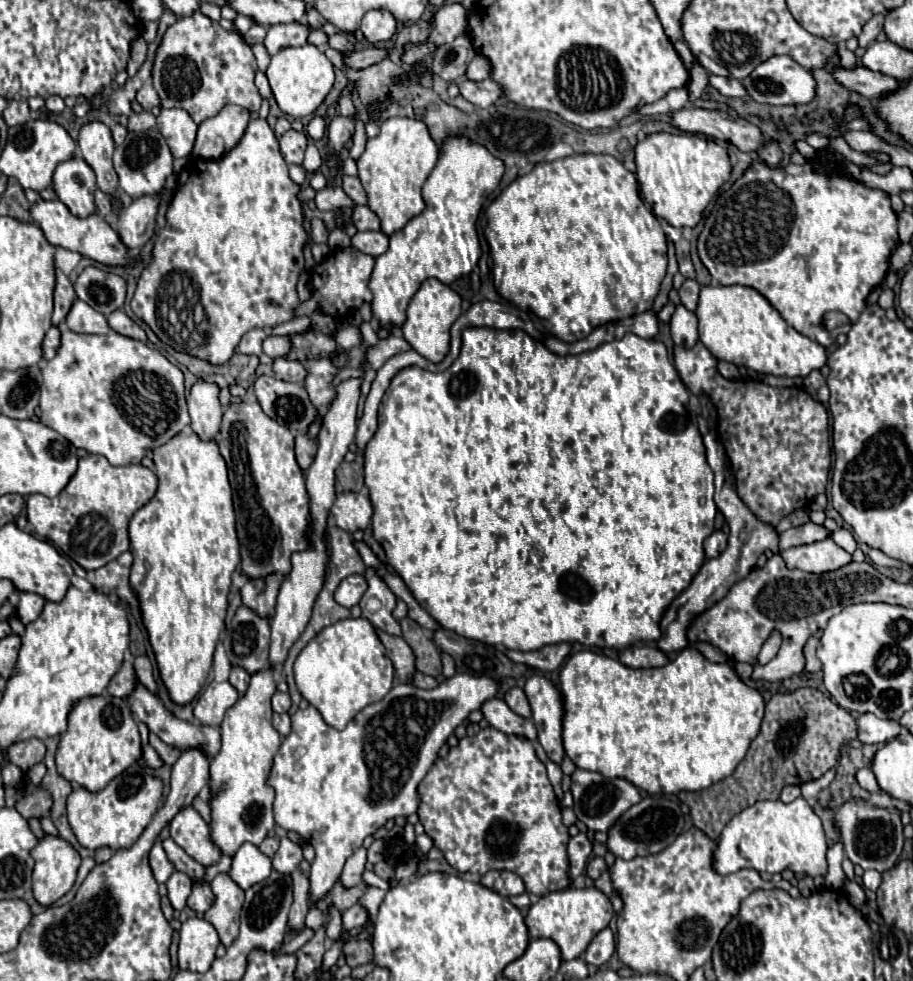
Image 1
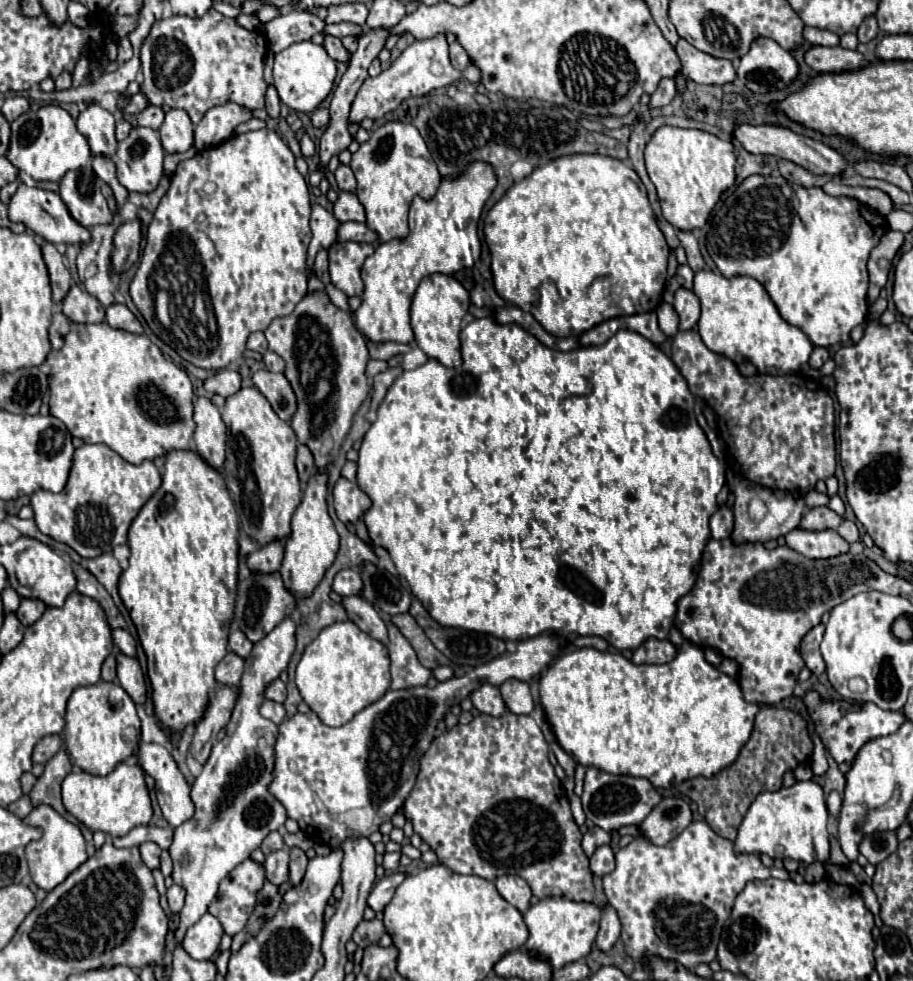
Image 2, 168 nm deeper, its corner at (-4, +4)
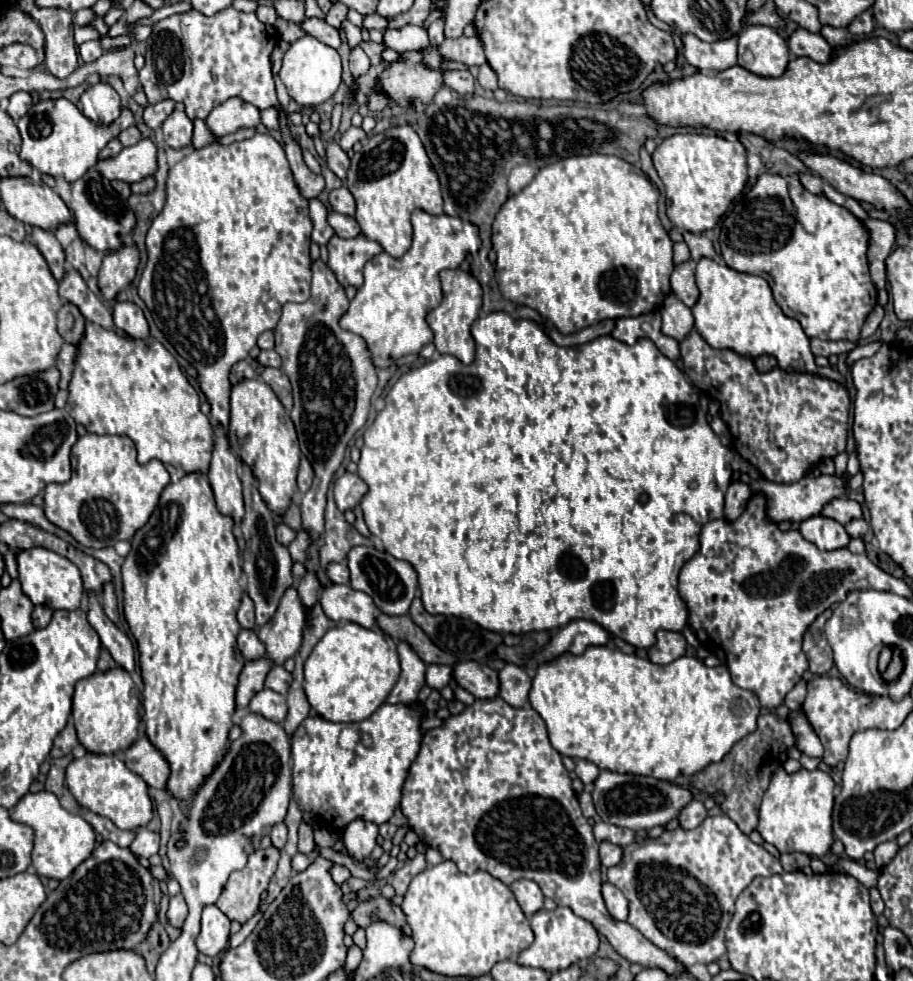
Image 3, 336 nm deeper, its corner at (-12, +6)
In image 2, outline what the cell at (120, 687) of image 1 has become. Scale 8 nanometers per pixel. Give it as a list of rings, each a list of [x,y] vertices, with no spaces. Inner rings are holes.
[[[110,655],[102,665],[102,681],[116,681],[116,657]]]

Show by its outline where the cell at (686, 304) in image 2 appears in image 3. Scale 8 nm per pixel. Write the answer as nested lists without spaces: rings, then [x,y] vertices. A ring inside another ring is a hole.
[[[684,261],[674,267],[672,277],[670,277],[672,293],[688,307],[692,307],[694,301],[698,301],[698,287],[694,281],[694,265],[696,265],[694,261]]]

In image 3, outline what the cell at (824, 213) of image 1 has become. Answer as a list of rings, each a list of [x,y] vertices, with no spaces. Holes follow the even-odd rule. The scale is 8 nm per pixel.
[[[764,173],[756,185],[744,195],[744,205],[734,205],[722,221],[720,233],[722,257],[728,267],[740,273],[760,275],[768,281],[774,301],[780,305],[786,317],[796,319],[808,337],[828,341],[858,341],[860,329],[868,313],[876,305],[876,287],[868,273],[868,233],[866,227],[848,209],[842,209],[822,195],[806,191],[806,207],[792,205],[788,195],[788,183],[780,175]]]

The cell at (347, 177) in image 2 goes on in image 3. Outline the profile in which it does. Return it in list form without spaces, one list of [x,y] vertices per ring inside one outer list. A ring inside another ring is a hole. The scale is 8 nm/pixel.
[[[334,139],[326,143],[326,165],[336,177],[346,179],[346,169],[350,167],[350,159]]]

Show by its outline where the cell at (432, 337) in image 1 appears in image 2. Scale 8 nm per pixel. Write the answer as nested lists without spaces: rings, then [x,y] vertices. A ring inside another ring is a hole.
[[[430,275],[422,279],[420,287],[414,293],[412,299],[412,331],[416,345],[430,357],[440,361],[446,367],[458,367],[462,363],[460,357],[460,325],[470,307],[470,295],[468,291],[450,275]]]

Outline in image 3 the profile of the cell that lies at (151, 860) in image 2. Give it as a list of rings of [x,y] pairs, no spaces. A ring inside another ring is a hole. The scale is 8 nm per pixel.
[[[136,827],[134,829],[134,841],[130,843],[130,851],[142,857],[150,857],[158,853],[160,849],[160,835],[146,829],[146,827]]]

